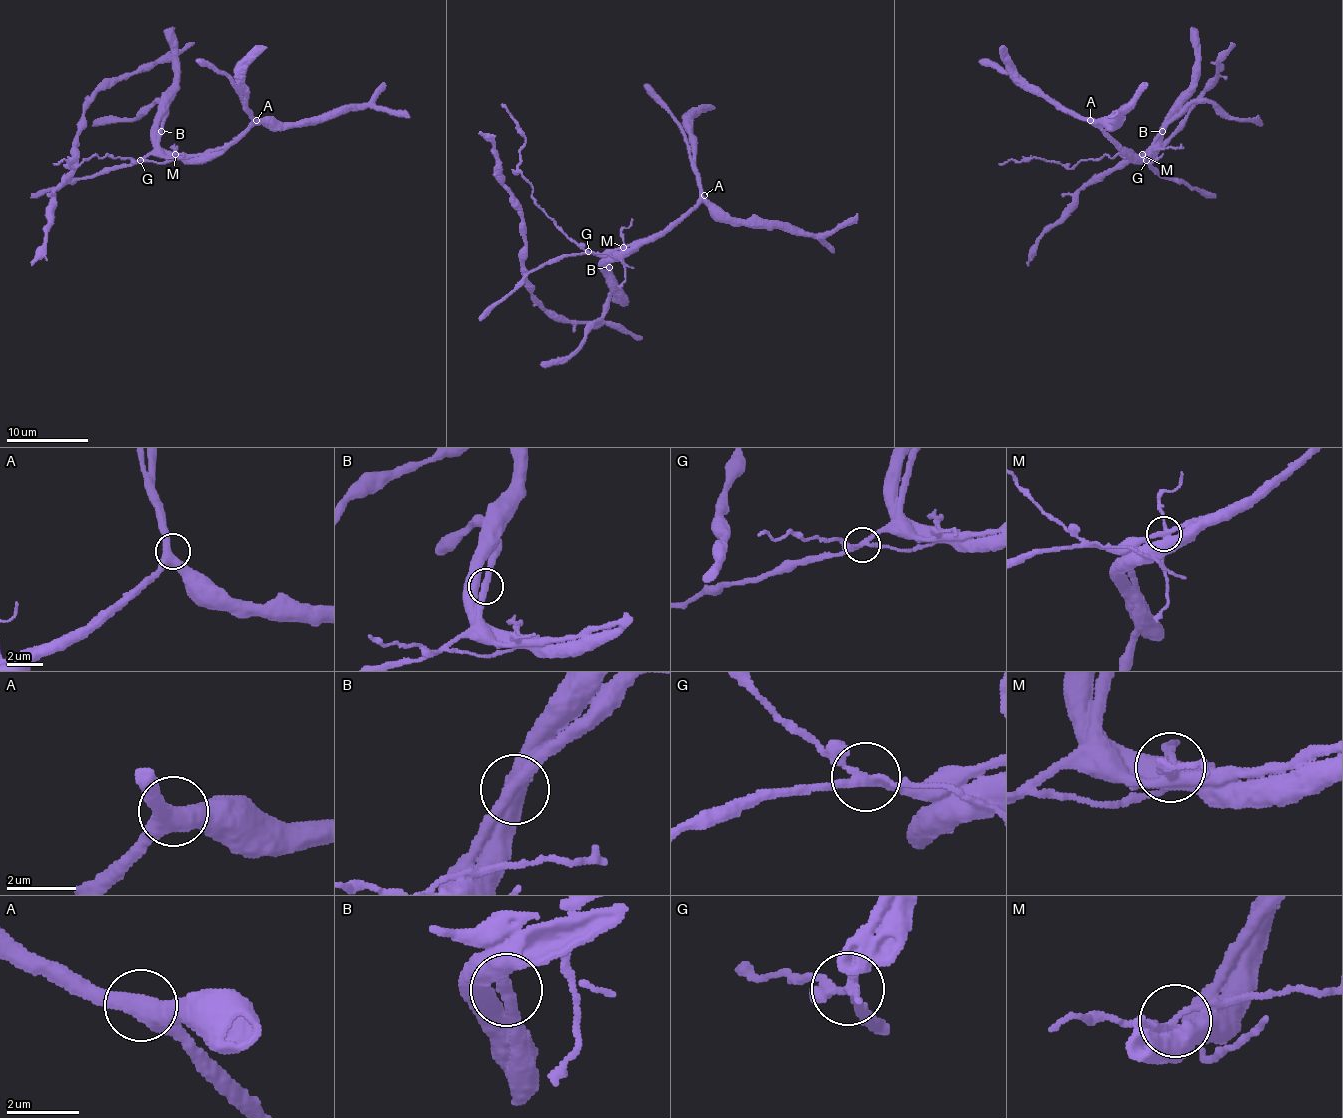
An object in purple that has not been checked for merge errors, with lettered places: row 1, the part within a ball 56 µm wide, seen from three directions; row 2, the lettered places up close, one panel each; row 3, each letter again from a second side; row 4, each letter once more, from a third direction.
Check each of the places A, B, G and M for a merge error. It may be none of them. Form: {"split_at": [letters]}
{"split_at": ["G", "M"]}

